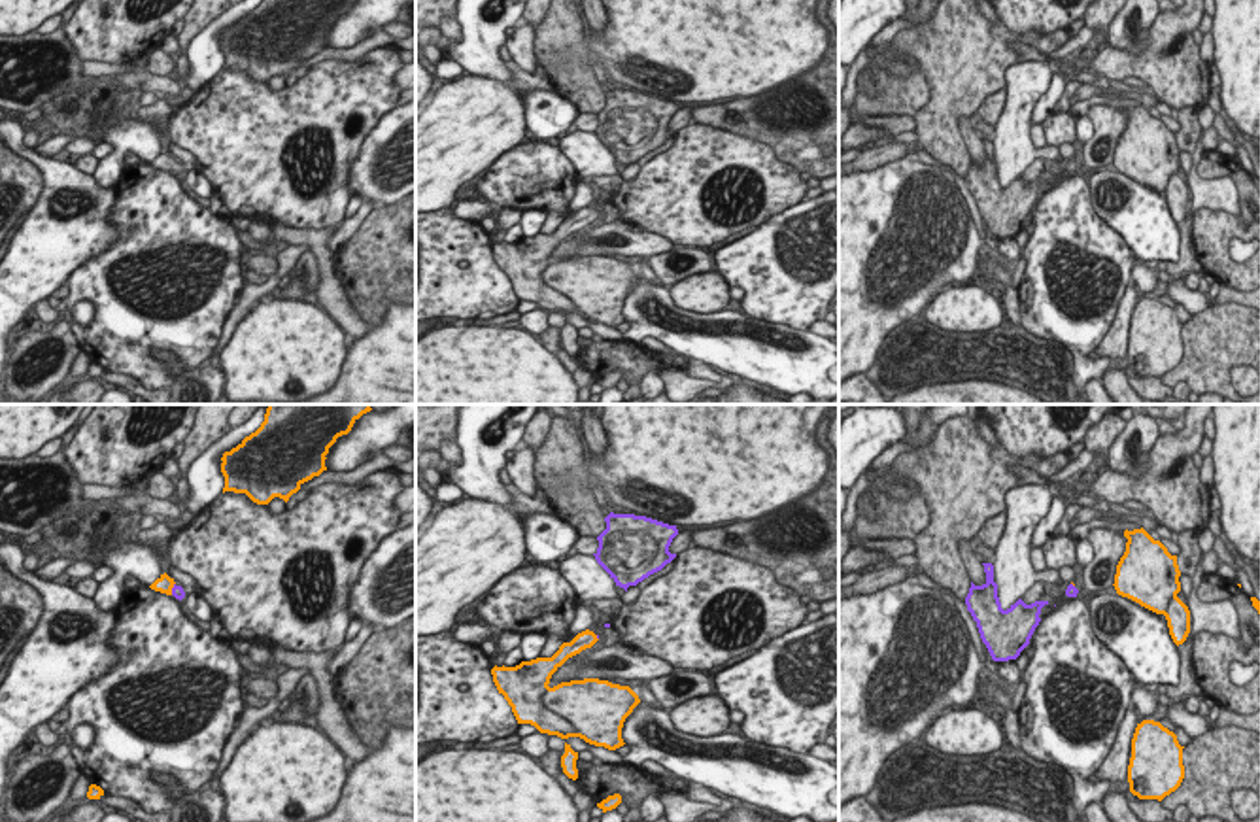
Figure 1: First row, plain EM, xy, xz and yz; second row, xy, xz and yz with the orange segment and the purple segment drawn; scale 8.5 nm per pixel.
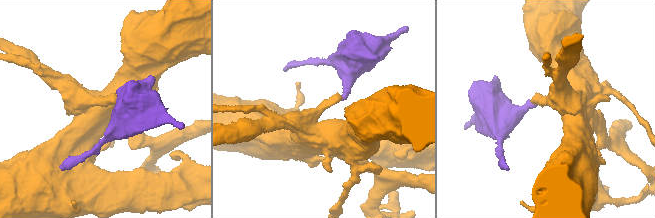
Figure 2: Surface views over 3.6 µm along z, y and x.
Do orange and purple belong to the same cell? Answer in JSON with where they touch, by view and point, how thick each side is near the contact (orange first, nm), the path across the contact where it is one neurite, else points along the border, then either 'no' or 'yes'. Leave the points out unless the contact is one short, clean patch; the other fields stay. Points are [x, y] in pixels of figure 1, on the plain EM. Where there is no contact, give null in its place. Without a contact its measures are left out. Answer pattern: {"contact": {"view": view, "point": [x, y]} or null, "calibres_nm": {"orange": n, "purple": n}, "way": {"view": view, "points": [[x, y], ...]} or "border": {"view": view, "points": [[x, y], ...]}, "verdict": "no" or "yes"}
{"contact": {"view": "xy", "point": [172, 163]}, "calibres_nm": {"orange": 140, "purple": 100}, "way": {"view": "xy", "points": [[163, 161], [172, 163], [178, 169]]}, "verdict": "yes"}

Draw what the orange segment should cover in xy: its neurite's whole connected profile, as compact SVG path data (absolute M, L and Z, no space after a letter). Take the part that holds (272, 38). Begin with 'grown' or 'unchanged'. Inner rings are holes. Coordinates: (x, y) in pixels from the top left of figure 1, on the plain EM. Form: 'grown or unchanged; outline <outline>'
unchanged; outline M261 0L221 34L225 68L246 70L257 81L274 74L285 79L300 62L319 53L325 32L353 0Z

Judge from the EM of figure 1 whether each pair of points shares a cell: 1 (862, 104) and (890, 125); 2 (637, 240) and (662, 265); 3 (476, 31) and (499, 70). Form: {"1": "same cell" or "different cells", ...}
{"1": "different cells", "2": "different cells", "3": "same cell"}

